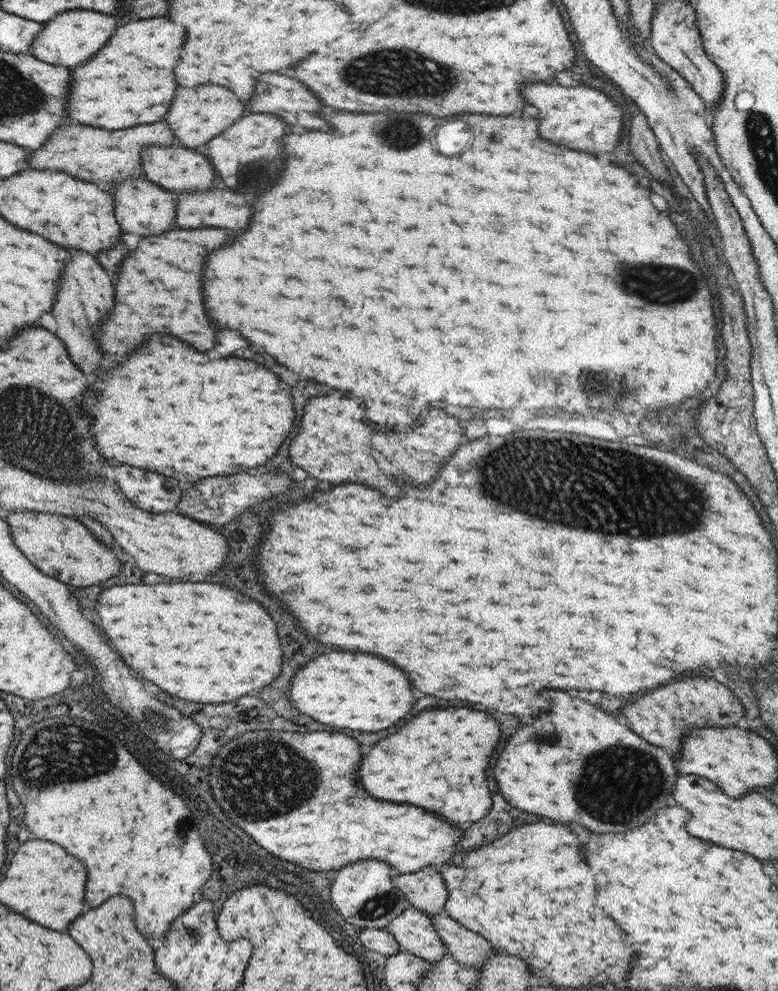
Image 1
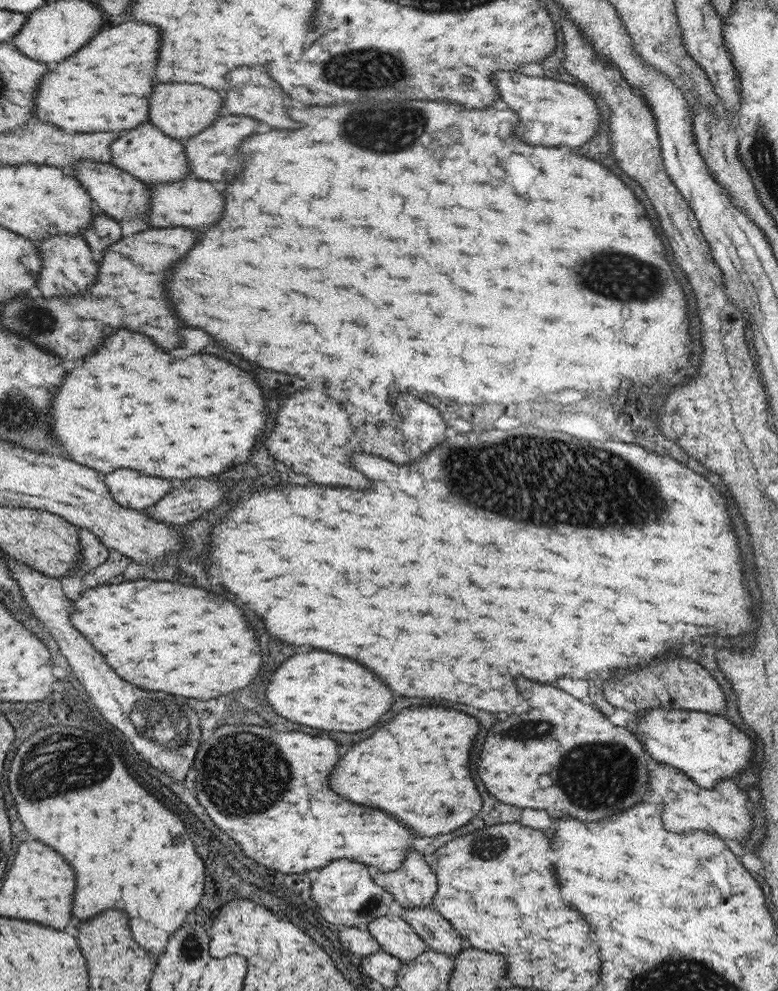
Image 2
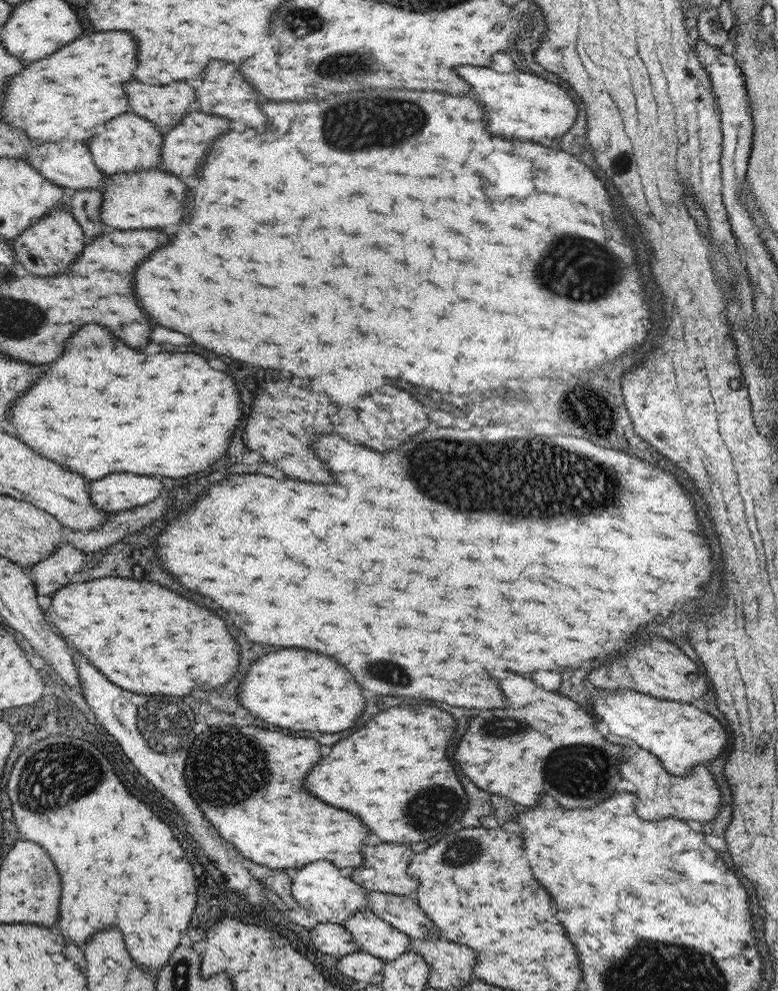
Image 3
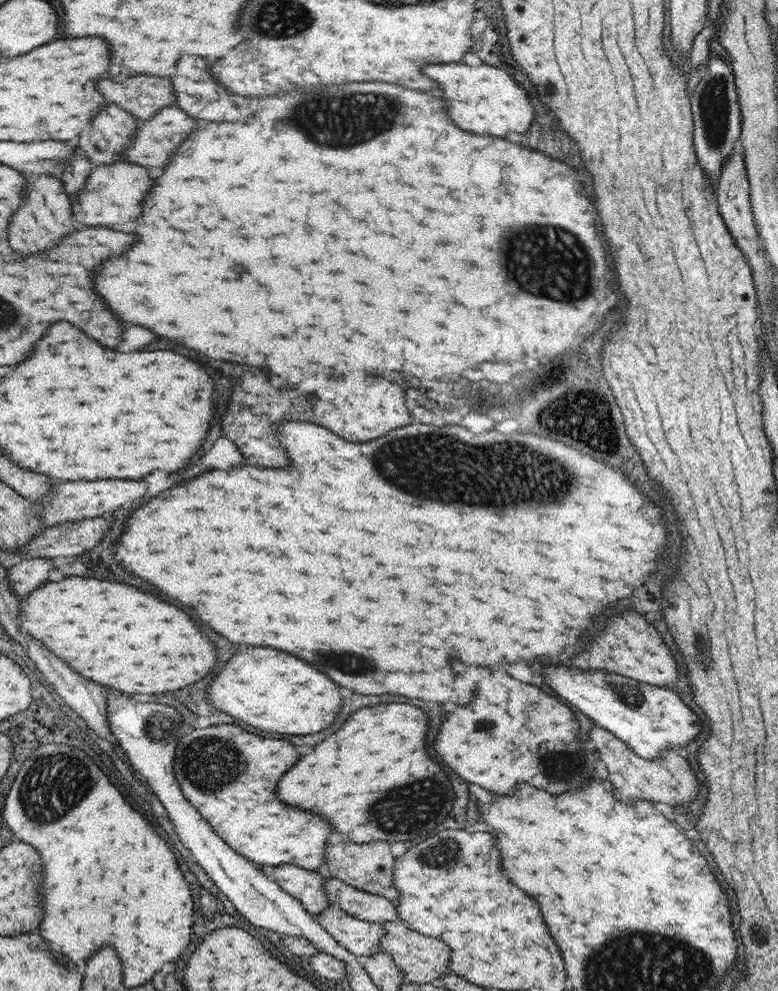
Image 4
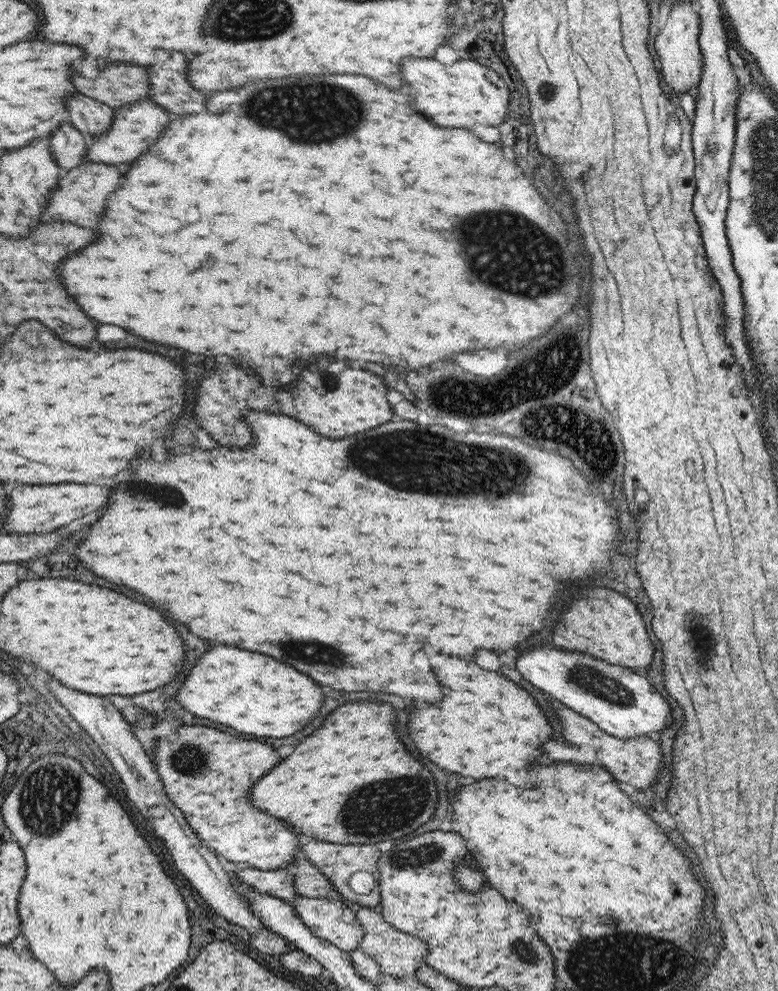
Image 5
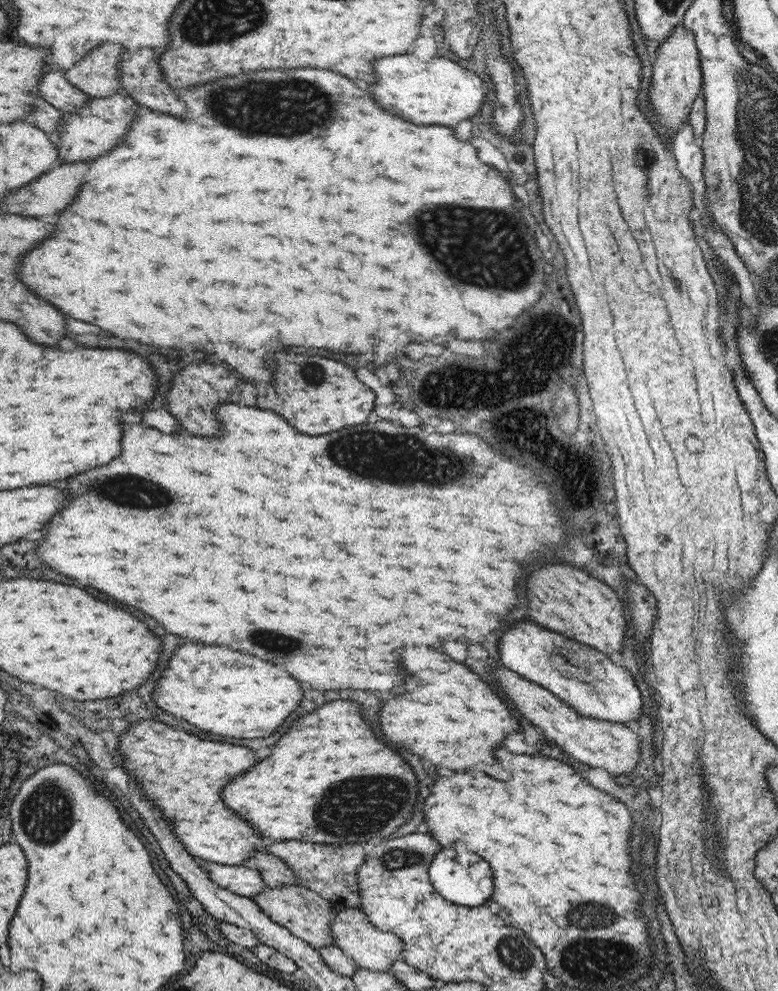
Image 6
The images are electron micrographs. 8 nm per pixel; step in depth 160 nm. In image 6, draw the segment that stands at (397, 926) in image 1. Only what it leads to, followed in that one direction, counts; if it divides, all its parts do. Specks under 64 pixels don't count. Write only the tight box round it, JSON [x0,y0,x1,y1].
[251,884,340,950]

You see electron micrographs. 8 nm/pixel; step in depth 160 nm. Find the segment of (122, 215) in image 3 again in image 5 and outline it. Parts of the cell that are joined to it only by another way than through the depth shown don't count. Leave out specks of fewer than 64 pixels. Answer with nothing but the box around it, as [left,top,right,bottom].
[43,162,122,228]

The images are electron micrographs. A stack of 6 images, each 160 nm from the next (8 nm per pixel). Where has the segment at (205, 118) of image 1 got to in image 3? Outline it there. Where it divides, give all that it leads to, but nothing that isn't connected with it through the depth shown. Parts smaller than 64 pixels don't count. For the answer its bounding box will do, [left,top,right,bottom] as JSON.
[126,82,198,130]

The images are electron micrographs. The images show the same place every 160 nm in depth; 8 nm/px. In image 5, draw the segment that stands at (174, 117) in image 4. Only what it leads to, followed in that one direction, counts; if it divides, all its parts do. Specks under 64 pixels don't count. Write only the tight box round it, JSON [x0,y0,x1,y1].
[87,100,173,164]

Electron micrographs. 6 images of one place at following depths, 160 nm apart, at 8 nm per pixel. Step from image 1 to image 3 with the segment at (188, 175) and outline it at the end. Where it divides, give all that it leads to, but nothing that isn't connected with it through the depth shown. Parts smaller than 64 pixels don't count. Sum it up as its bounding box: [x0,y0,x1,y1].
[87,114,164,174]

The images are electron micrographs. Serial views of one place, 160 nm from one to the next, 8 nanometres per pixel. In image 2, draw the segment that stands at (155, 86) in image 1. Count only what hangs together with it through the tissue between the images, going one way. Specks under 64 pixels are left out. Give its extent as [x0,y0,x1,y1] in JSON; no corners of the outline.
[38,22,160,133]

